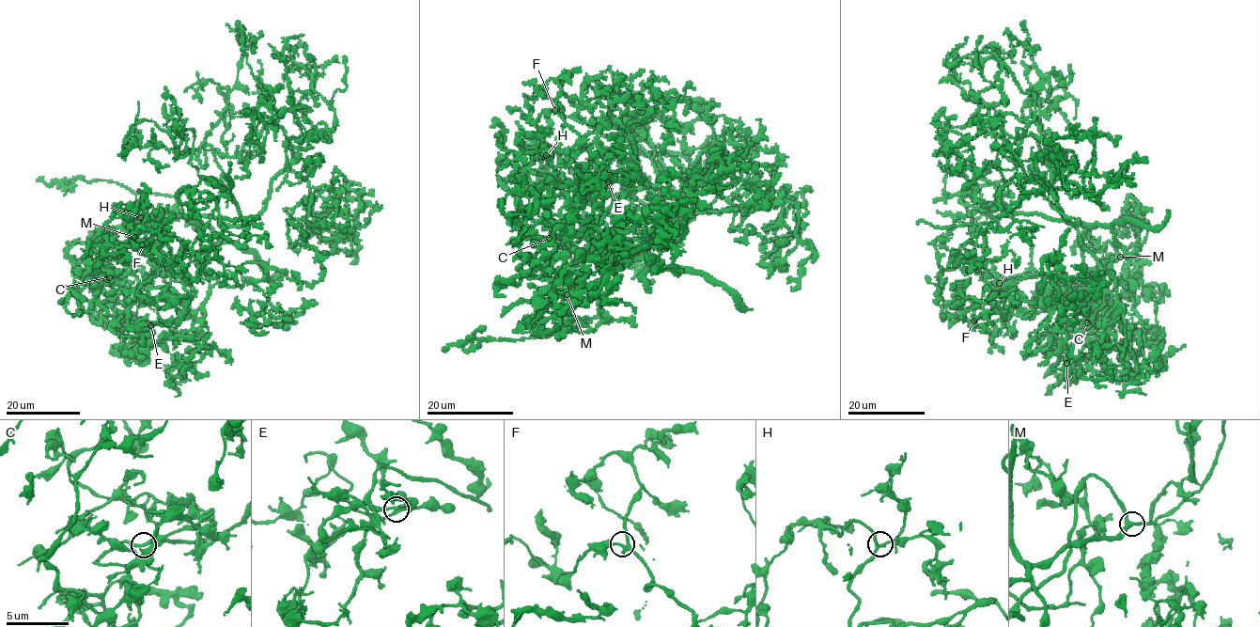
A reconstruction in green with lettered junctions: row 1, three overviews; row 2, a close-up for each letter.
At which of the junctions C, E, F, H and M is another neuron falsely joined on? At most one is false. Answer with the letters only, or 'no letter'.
no letter

